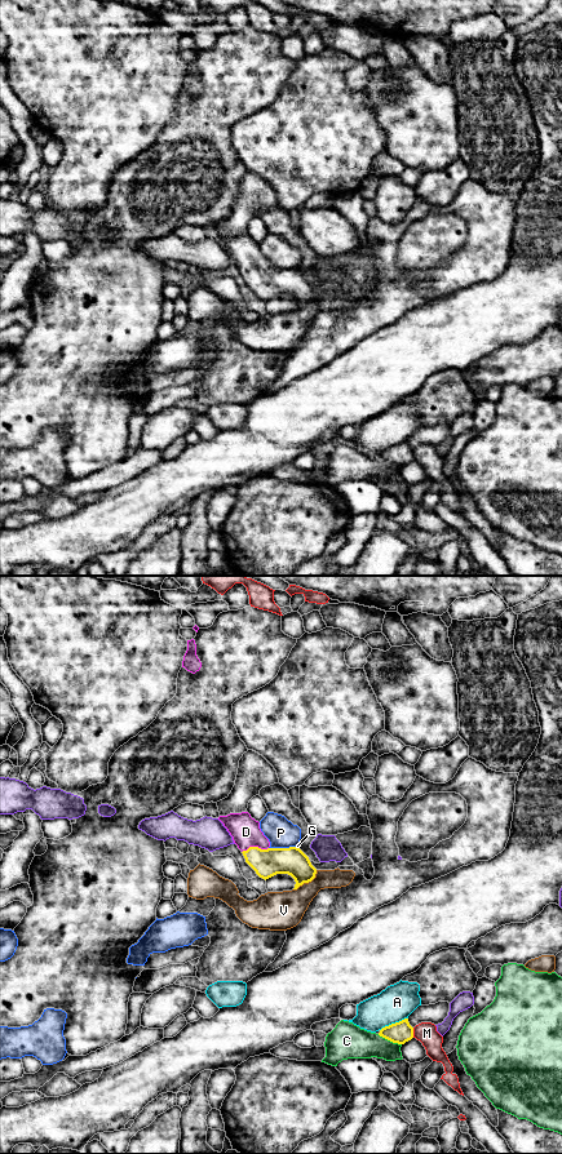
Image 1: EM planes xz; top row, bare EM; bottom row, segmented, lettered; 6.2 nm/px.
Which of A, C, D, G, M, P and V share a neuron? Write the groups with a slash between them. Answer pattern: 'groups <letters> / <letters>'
groups A / C / D / G / M / P / V

